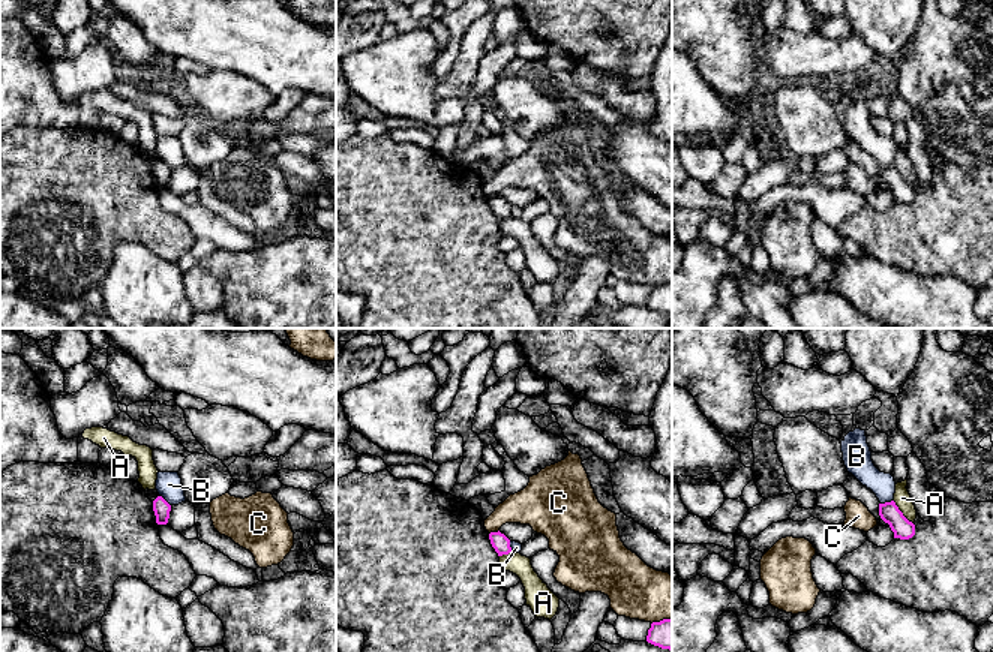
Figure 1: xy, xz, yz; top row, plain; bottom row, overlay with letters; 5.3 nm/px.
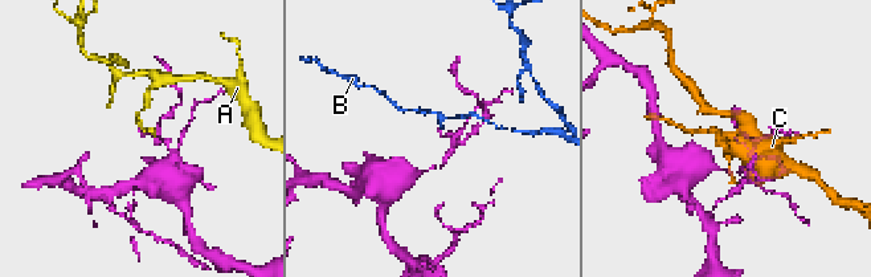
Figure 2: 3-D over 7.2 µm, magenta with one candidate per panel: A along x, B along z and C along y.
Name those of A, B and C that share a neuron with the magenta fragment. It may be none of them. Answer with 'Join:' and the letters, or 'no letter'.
Join: no letter

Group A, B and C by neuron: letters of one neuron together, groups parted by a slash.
A / B / C

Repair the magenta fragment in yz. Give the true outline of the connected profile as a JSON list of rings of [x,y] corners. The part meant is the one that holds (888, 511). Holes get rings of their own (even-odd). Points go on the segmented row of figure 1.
[[[894,501],[879,504],[879,516],[890,525],[894,538],[909,540],[915,535],[915,525],[903,516]]]

